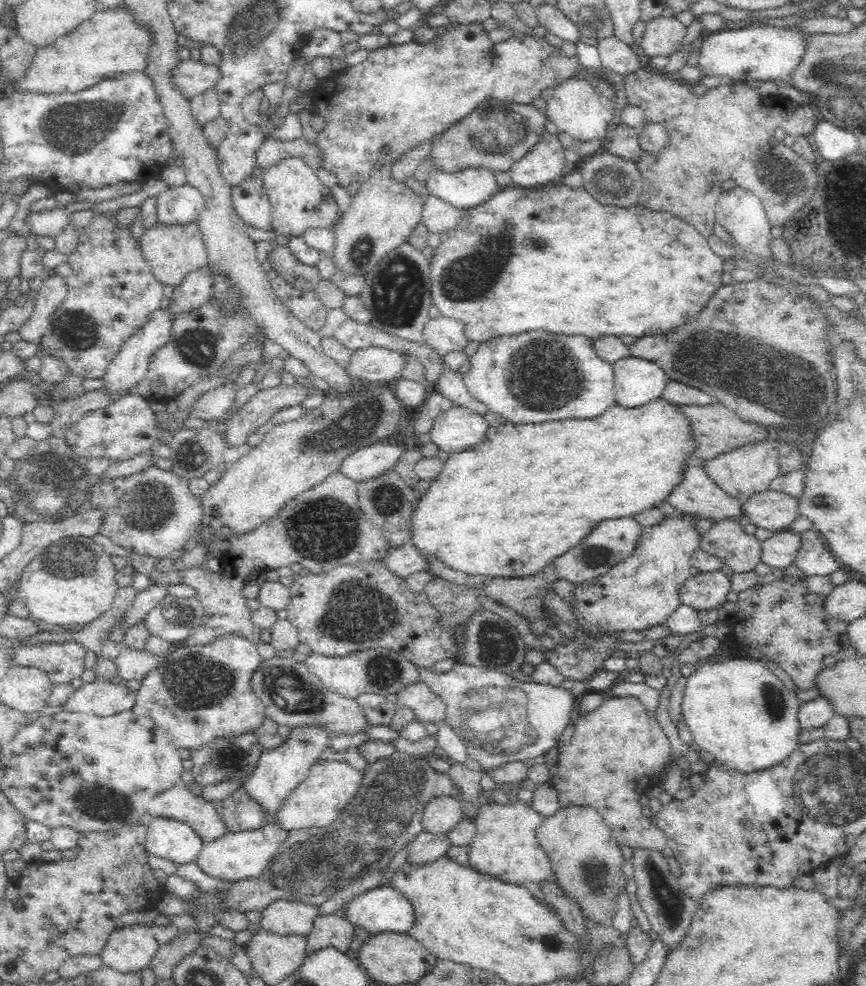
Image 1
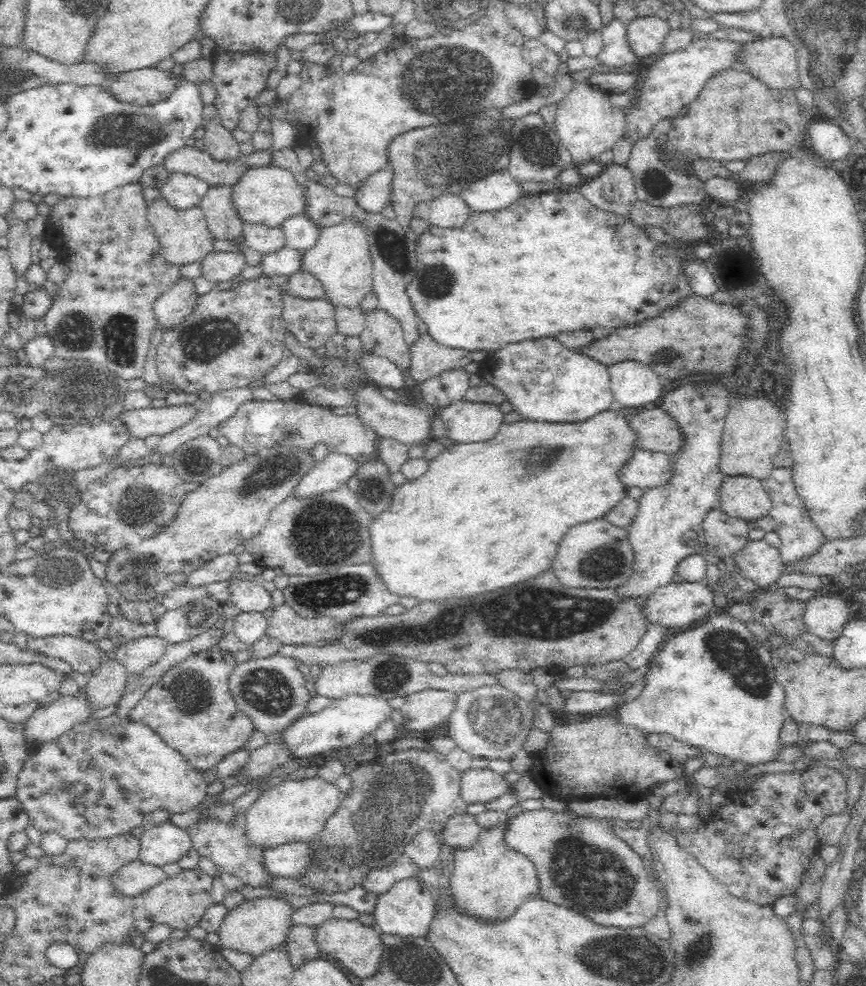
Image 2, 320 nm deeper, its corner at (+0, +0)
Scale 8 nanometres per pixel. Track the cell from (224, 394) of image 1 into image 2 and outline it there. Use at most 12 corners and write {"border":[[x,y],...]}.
{"border":[[192,404],[150,406],[119,416],[132,436],[164,436],[198,416]]}

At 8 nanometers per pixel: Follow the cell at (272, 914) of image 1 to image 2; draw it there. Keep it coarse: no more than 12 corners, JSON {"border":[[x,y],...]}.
{"border":[[286,899],[241,901],[222,920],[217,947],[249,955],[284,944]]}

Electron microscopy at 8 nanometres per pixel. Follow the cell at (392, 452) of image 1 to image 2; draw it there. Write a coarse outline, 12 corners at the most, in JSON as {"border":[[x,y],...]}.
{"border":[[330,452],[294,495],[339,489],[358,472],[352,455]]}

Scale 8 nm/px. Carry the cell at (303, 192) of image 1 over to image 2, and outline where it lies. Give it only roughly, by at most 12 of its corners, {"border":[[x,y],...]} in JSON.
{"border":[[254,167],[232,186],[244,222],[280,227],[306,213],[290,170]]}

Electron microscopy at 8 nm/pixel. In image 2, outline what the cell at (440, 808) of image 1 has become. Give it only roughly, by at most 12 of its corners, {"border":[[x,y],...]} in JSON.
{"border":[[423,828],[404,853],[424,870],[439,862],[441,833]]}

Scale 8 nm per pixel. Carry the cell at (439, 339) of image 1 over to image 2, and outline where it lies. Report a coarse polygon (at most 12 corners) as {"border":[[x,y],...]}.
{"border":[[424,333],[410,347],[408,375],[420,383],[472,362]]}

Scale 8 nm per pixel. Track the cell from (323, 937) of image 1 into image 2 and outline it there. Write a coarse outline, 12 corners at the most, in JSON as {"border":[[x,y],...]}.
{"border":[[292,925],[286,938],[290,964],[320,956],[317,926]]}

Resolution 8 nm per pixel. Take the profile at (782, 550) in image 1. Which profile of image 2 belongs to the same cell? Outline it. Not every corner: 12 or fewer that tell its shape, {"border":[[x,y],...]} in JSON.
{"border":[[751,540],[734,557],[744,577],[762,588],[786,573],[779,548]]}

